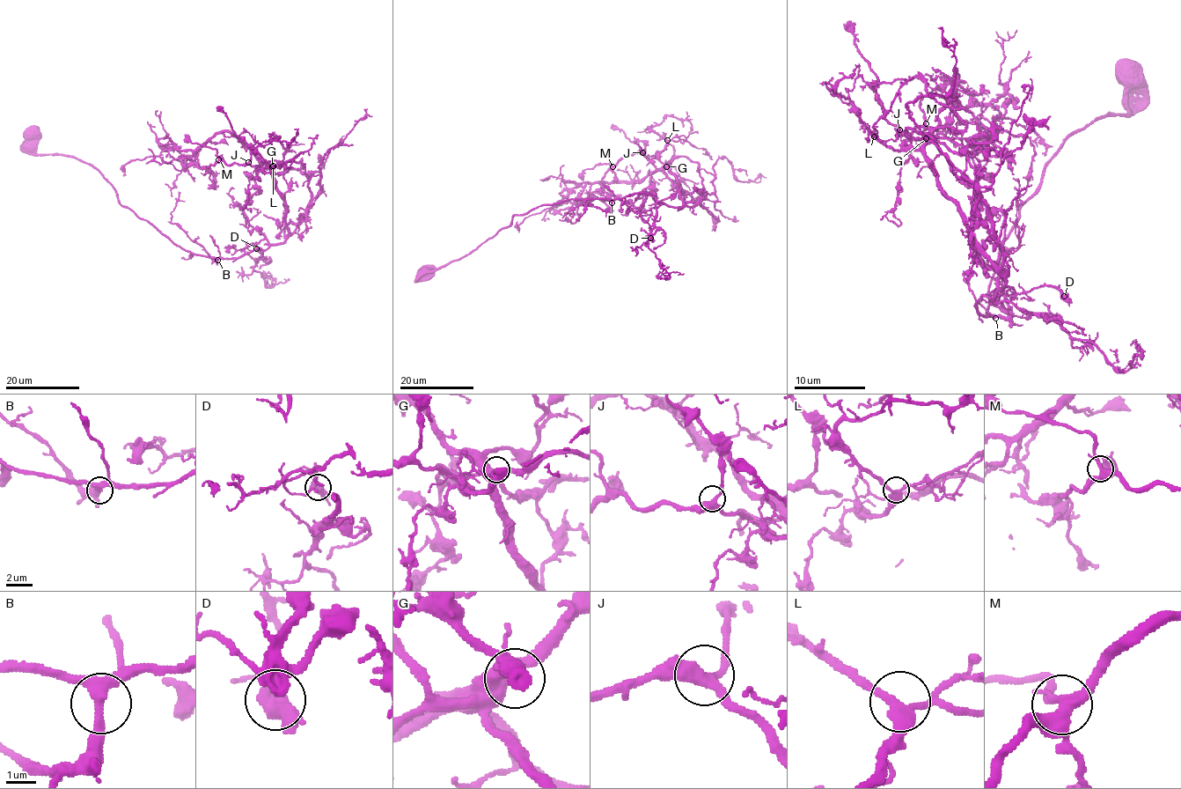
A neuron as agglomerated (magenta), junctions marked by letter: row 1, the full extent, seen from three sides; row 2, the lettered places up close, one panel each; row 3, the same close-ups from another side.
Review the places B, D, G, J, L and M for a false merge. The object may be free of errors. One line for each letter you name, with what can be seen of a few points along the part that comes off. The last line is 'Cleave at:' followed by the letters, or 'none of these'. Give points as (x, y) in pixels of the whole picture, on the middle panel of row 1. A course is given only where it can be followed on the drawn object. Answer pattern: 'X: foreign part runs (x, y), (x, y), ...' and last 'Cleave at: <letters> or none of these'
Cleave at: none of these

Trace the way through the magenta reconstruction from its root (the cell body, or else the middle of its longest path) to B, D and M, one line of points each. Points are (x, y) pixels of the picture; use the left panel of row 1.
B: (30, 132), (39, 154), (68, 154), (87, 163), (113, 186), (121, 205), (182, 248), (217, 260)
D: (30, 132), (39, 154), (87, 163), (121, 205), (182, 248), (238, 258), (268, 242), (246, 247), (256, 248)
M: (30, 132), (39, 154), (87, 163), (182, 248), (238, 258), (281, 244), (286, 201), (270, 170), (218, 159)

